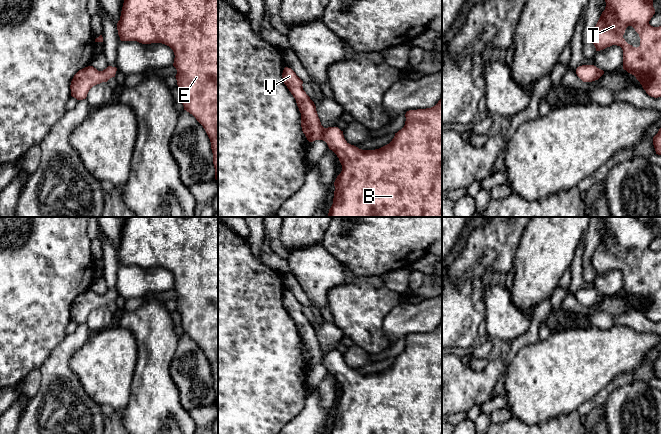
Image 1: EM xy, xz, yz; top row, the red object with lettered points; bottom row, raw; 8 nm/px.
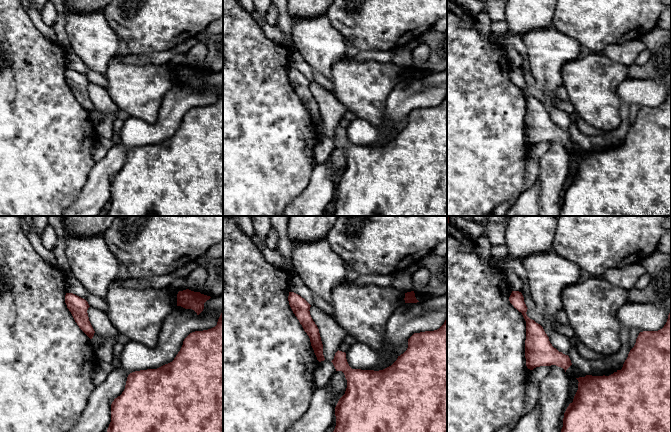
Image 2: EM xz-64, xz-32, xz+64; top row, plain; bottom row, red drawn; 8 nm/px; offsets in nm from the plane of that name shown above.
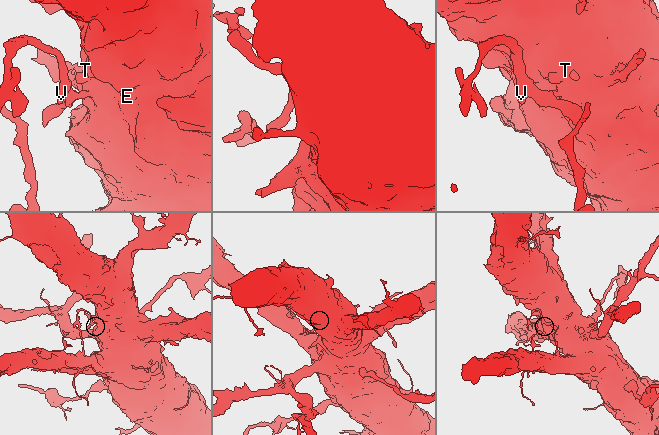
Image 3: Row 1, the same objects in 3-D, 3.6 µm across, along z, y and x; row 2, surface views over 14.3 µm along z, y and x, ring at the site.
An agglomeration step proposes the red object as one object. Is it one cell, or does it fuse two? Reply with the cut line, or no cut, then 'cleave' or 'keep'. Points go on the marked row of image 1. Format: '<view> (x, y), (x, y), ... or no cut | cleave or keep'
no cut | keep

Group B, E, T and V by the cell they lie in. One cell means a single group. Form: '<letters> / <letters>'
B E T V

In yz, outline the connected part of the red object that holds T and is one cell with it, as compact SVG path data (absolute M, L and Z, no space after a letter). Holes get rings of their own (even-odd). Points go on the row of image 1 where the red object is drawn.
M605 0L605 2L605 10L602 12L590 36L596 51L612 45L620 46L623 50L623 69L636 77L649 96L654 98L661 97L661 26L653 27L649 24L649 21L655 14L653 0ZM628 26L632 26L639 34L641 40L640 46L637 48L628 44L623 38Z

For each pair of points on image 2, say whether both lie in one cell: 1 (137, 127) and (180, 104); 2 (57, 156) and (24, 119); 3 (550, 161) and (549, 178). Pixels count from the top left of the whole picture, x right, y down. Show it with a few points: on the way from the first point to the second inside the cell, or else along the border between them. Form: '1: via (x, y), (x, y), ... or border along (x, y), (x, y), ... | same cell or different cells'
1: via (148, 128), (156, 128), (169, 115) | same cell
2: via (48, 147), (29, 128) | same cell
3: via (550, 165), (550, 174) | same cell

